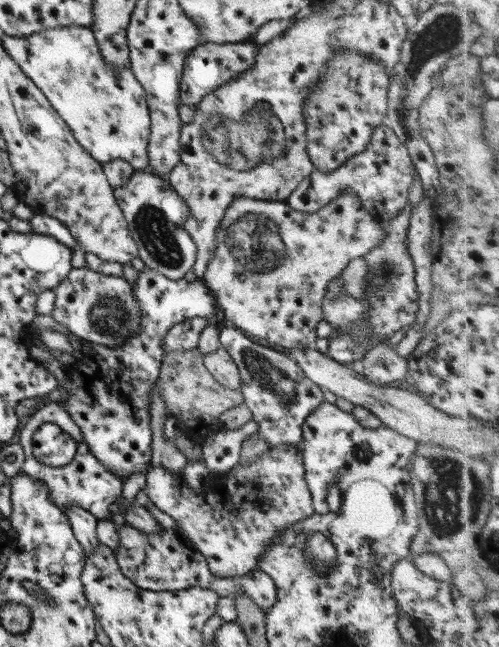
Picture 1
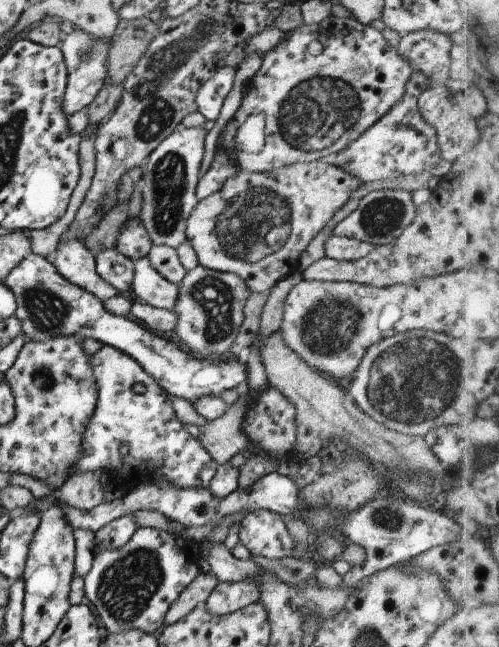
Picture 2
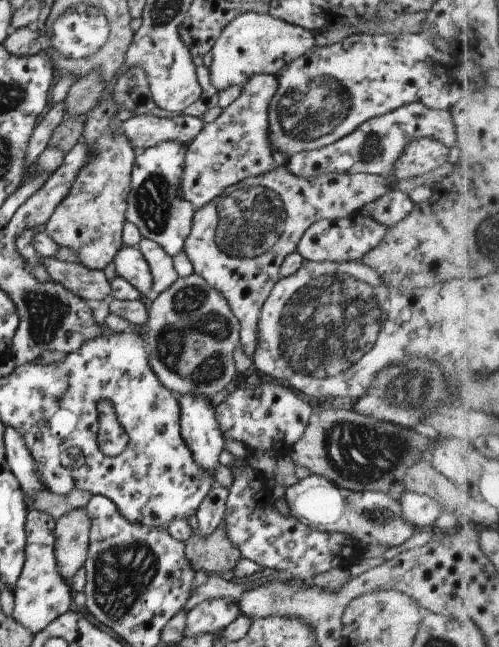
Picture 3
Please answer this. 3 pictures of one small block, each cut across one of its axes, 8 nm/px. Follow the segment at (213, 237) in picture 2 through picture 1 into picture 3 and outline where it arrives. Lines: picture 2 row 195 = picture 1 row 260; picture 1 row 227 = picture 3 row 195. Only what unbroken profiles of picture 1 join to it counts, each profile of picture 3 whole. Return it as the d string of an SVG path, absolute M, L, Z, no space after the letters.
M284 163L265 174L247 176L227 186L219 196L194 210L189 234L185 237L182 250L192 264L193 273L201 276L207 282L207 286L217 290L231 308L231 314L239 322L239 345L247 356L252 356L256 345L256 324L261 305L280 279L279 267L283 258L295 252L303 232L321 219L345 218L356 213L364 204L383 196L389 188L390 185L381 176L367 173L327 173L301 178L291 174Z

